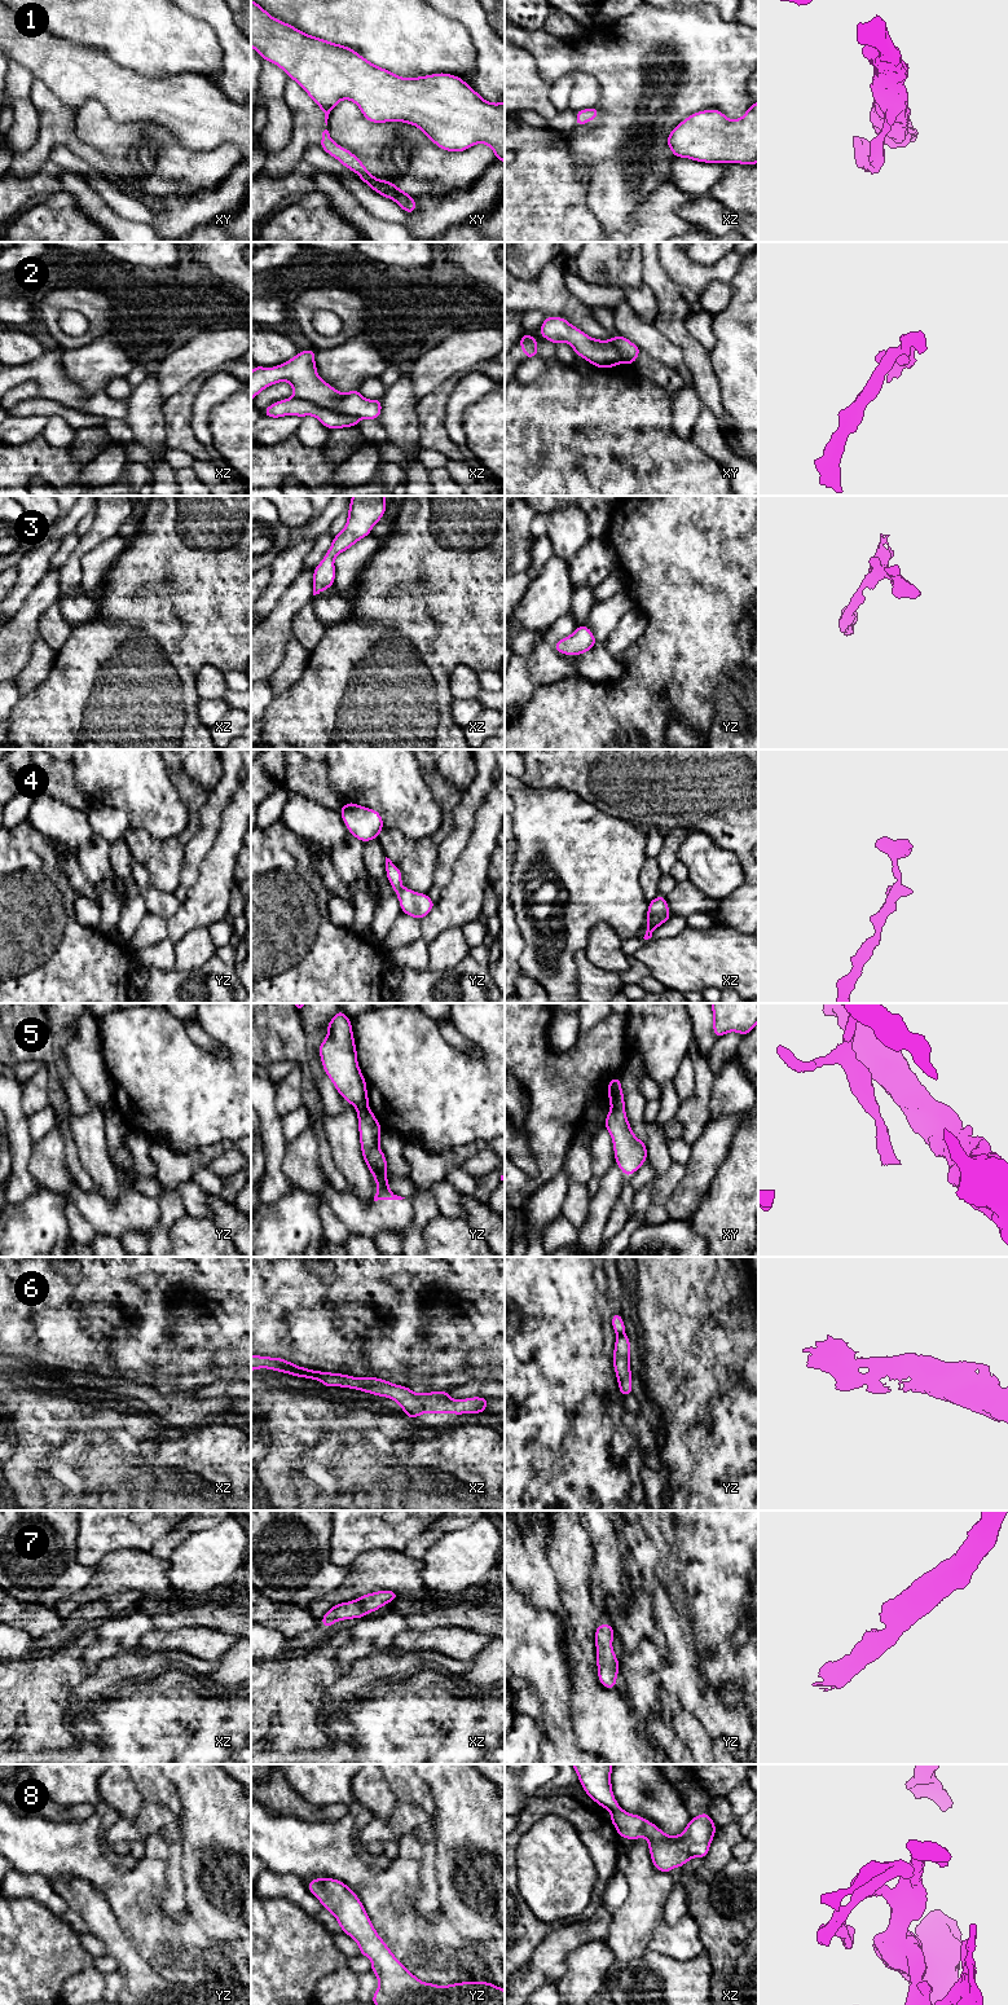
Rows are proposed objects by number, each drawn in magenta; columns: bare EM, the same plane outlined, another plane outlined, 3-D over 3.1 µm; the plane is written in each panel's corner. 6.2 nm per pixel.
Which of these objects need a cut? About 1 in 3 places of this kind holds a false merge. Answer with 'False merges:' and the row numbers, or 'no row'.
False merges: 5, 6

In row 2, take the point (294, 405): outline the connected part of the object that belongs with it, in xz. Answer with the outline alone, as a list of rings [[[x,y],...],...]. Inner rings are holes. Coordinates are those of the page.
[[[316,349],[299,351],[295,357],[273,368],[255,365],[251,370],[251,400],[267,387],[289,382],[294,396],[278,400],[263,413],[268,418],[285,415],[316,417],[327,430],[356,427],[362,418],[377,421],[382,414],[380,397],[365,399],[358,390],[339,392],[318,377]]]

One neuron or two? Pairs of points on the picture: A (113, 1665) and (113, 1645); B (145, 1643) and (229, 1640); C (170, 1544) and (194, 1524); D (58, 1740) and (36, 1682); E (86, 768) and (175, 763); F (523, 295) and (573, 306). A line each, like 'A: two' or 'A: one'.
A: two
B: one
C: one
D: one
E: two
F: one

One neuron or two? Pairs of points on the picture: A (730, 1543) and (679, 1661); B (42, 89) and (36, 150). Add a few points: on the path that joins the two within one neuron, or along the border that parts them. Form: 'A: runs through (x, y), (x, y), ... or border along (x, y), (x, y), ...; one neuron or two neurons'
A: border along (687, 1638), (696, 1653); two neurons
B: runs through (45, 105), (45, 135); one neuron

